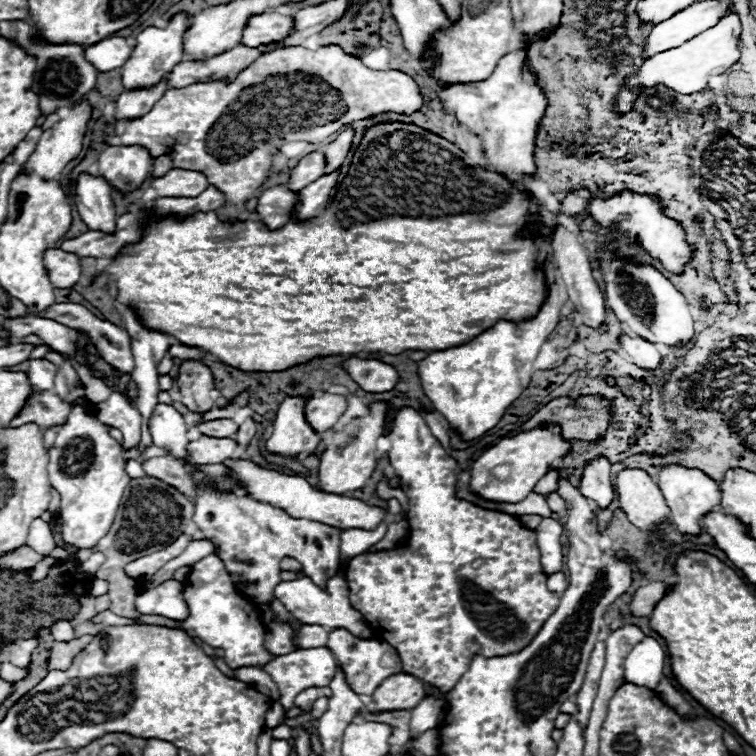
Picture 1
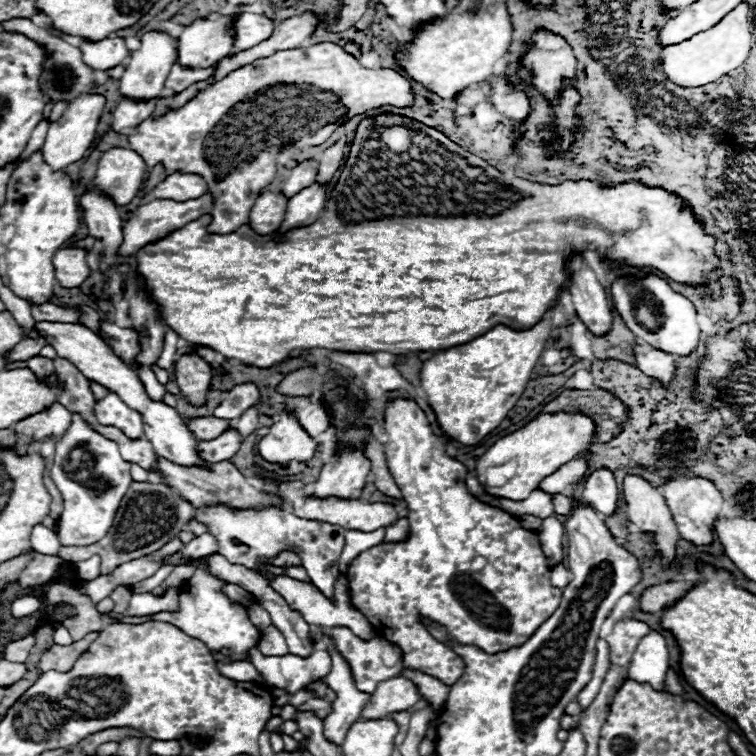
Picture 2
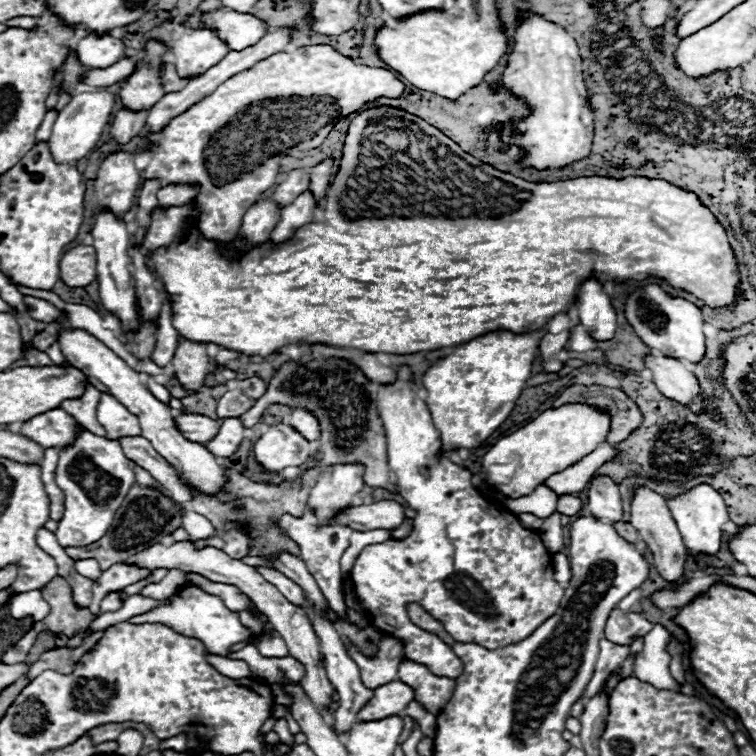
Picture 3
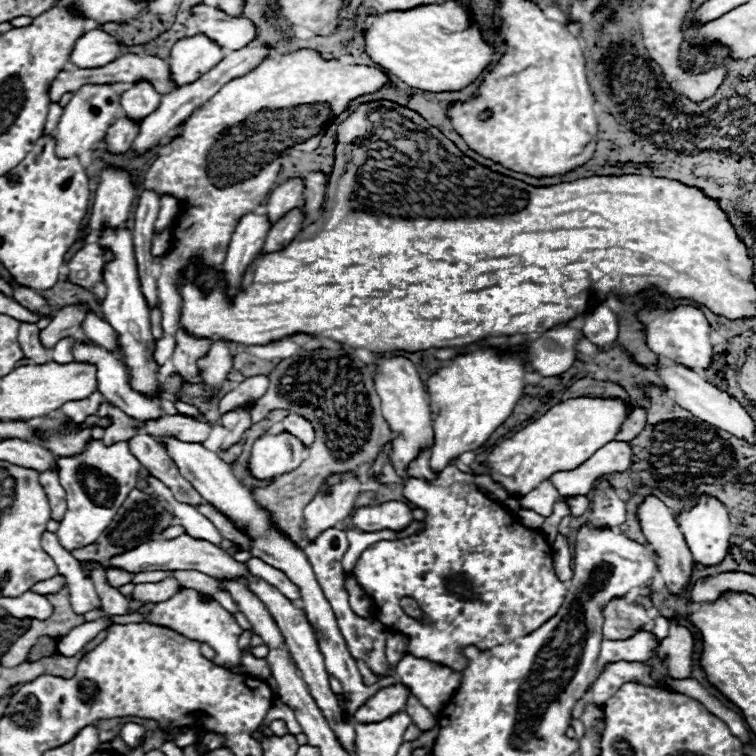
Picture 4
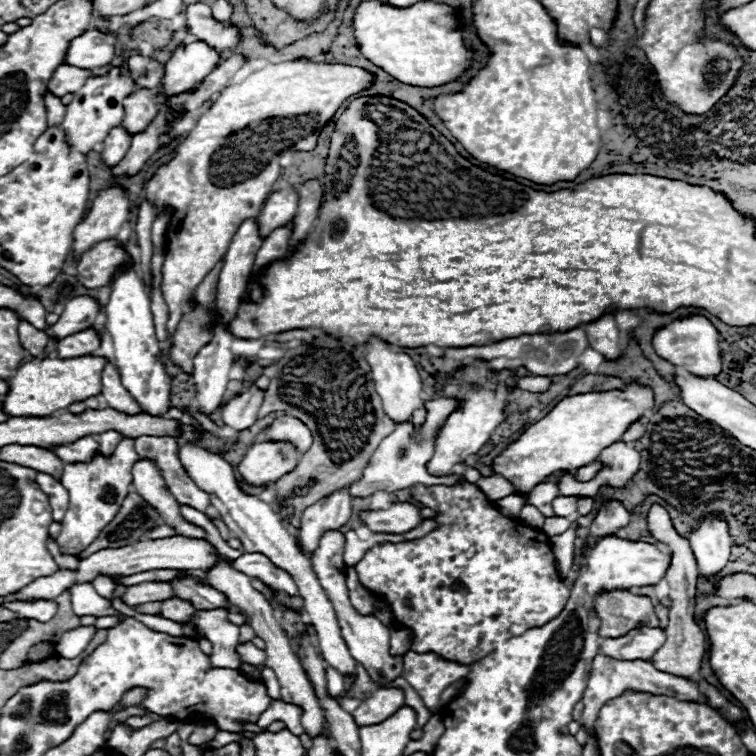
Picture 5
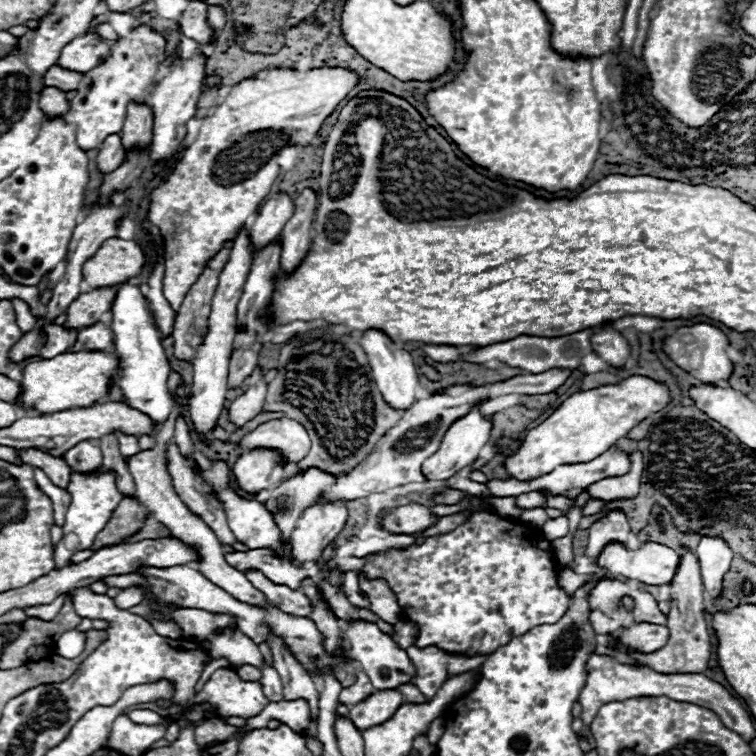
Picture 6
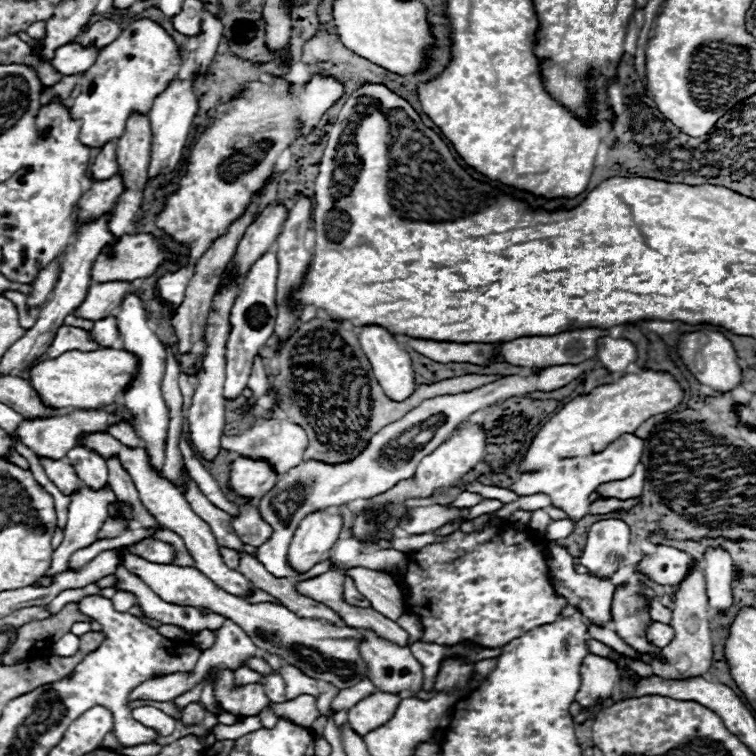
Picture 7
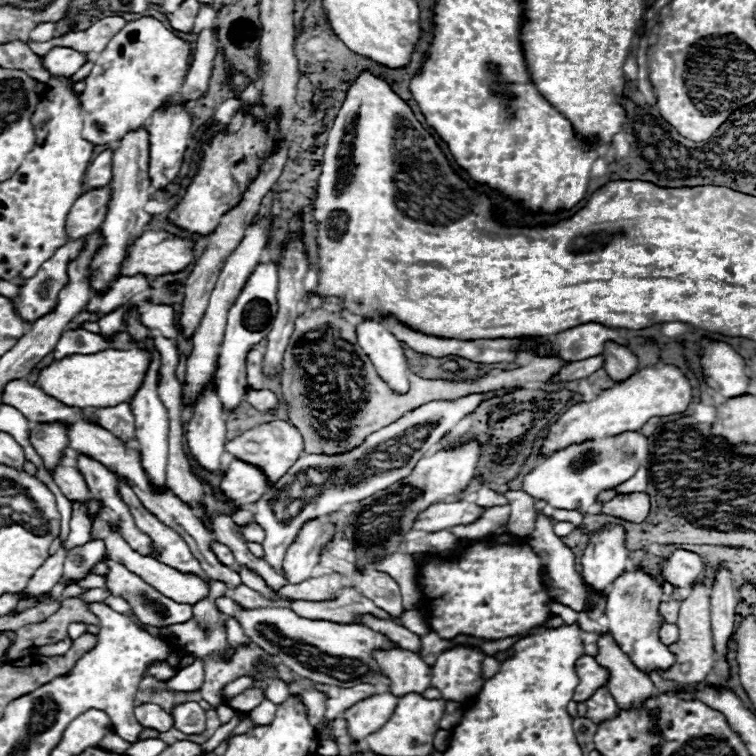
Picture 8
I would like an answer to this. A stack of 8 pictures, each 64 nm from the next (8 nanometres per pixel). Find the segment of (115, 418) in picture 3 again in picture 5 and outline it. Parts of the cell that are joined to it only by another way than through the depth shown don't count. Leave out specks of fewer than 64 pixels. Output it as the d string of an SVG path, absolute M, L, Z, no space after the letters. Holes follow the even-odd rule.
M108 430L108 432L100 434L100 438L98 438L100 450L102 450L104 454L112 452L112 448L116 448L116 444L118 444L122 438L126 438L126 436L124 436L124 434L120 434L120 432L116 432L116 430Z

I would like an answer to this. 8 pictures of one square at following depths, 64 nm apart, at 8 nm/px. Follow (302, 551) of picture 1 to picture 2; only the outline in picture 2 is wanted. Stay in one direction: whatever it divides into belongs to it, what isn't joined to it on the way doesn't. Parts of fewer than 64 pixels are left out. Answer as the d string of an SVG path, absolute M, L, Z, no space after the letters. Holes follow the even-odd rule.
M204 506L194 516L198 522L202 522L208 528L208 534L212 534L218 542L218 552L230 562L230 564L242 564L258 574L262 574L268 582L272 582L274 574L262 564L272 564L270 560L278 556L282 550L292 550L300 556L302 566L306 568L312 584L328 598L332 598L334 580L340 576L338 570L338 558L344 548L344 528L328 524L328 522L316 522L316 520L302 520L288 512L286 508L268 506L262 510L234 510L230 506Z

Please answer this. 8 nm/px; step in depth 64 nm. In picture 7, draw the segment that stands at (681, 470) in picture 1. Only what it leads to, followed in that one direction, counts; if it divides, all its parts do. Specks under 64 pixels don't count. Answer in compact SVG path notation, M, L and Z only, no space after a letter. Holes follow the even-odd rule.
M706 548L702 558L706 594L710 606L716 610L726 610L732 604L732 558L724 548Z

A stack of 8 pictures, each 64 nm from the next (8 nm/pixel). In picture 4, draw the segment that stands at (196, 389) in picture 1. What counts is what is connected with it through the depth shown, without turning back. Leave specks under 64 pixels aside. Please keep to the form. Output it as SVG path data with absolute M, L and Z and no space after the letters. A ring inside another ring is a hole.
M182 328L176 332L176 348L172 354L172 364L176 372L184 378L184 382L194 382L198 378L200 374L198 360L206 356L210 346L212 346L212 340L208 338L188 336Z

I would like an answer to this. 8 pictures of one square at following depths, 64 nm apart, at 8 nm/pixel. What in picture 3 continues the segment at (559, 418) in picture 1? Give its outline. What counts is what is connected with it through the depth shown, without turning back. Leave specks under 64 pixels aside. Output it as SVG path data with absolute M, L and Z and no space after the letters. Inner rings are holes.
M570 386L566 388L552 404L552 408L560 408L564 404L584 402L588 406L596 406L602 412L610 414L610 432L606 442L616 444L624 440L634 428L640 426L642 414L638 412L636 404L622 394L620 388L606 388L606 386Z

